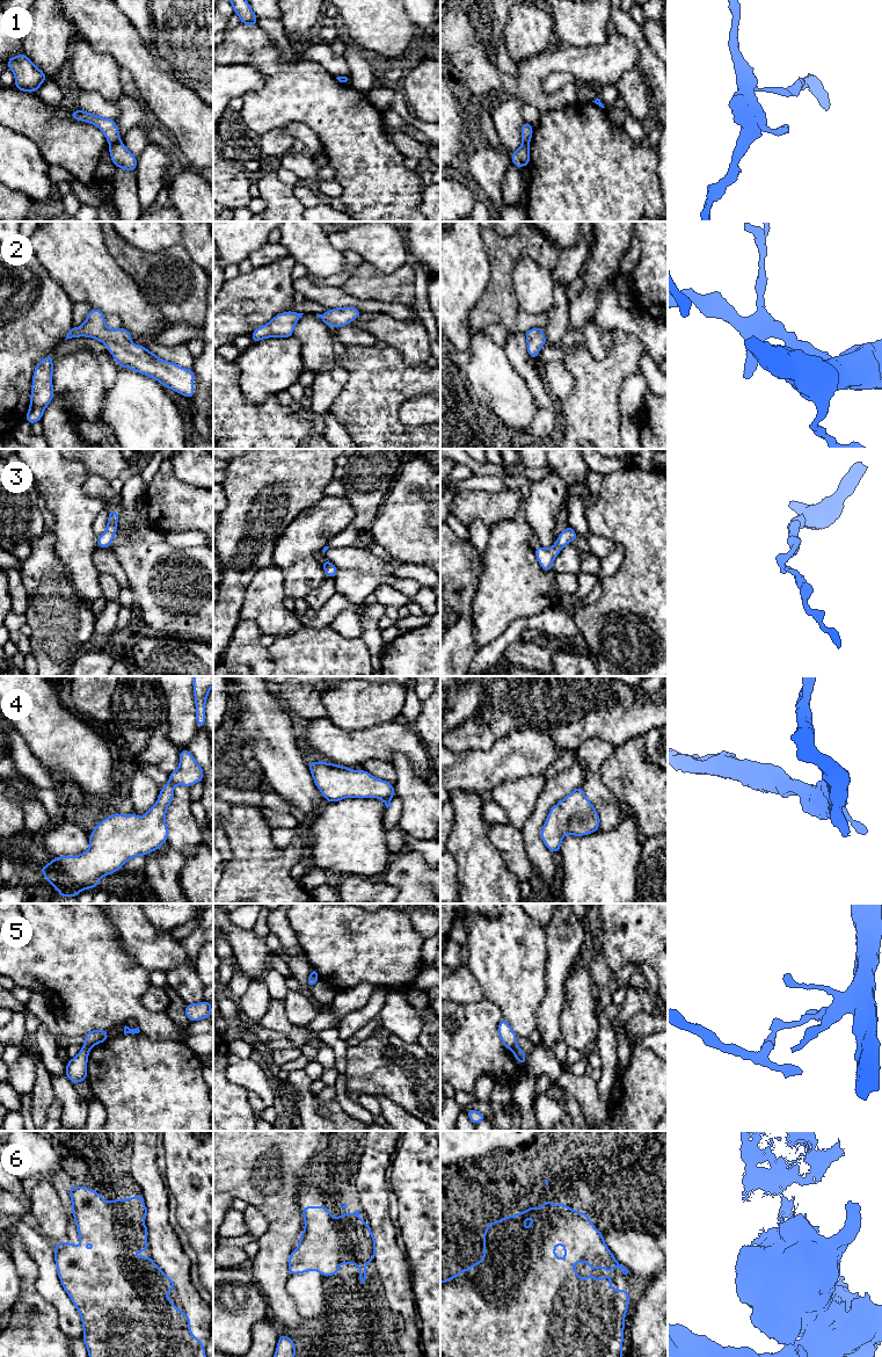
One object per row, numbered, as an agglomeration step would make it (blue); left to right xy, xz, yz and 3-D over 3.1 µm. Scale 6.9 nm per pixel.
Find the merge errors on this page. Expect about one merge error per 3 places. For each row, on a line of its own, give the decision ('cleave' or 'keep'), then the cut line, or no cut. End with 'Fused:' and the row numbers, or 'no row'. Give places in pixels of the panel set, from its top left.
1: cleave | xy (121, 140), (110, 144)
2: keep | no cut
3: keep | no cut
4: keep | no cut
5: cleave | xy (82, 1045), (90, 1047)
6: cleave | xy (107, 1203), (114, 1209), (140, 1209), (143, 1206)
Fused: 1, 5, 6

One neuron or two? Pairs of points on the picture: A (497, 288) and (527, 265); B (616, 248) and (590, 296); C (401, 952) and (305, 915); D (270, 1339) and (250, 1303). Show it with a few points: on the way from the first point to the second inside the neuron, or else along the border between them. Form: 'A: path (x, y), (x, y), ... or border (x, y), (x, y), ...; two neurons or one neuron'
A: border (527, 255), (512, 270), (512, 292), (518, 303); two neurons
B: path (605, 260), (596, 271), (592, 284); one neuron
C: path (377, 948), (347, 945), (329, 928); one neuron
D: border (265, 1319), (253, 1325), (250, 1344); two neurons

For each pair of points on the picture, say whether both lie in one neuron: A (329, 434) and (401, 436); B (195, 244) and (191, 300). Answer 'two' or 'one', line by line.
A: two
B: two

